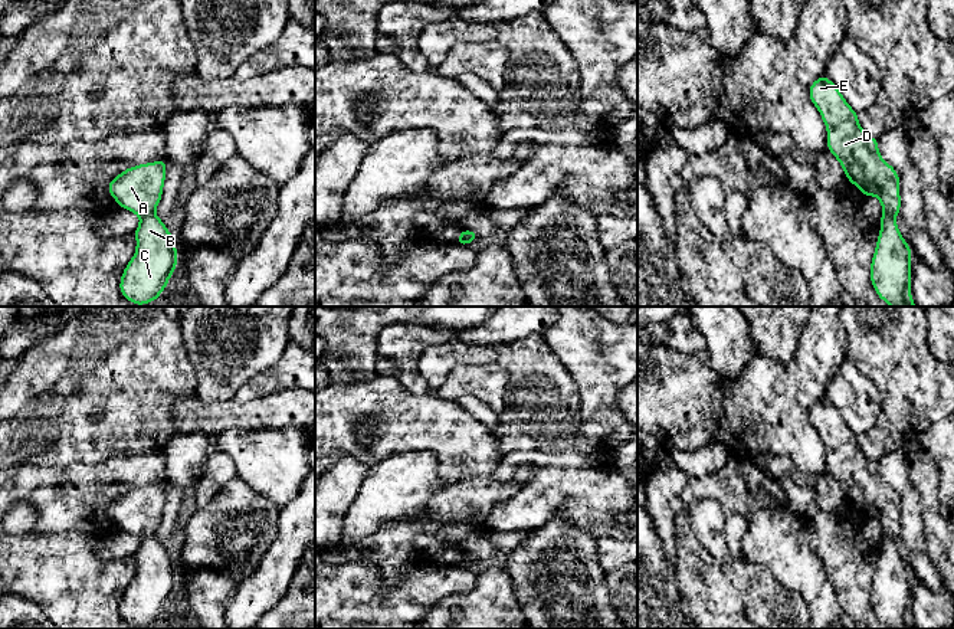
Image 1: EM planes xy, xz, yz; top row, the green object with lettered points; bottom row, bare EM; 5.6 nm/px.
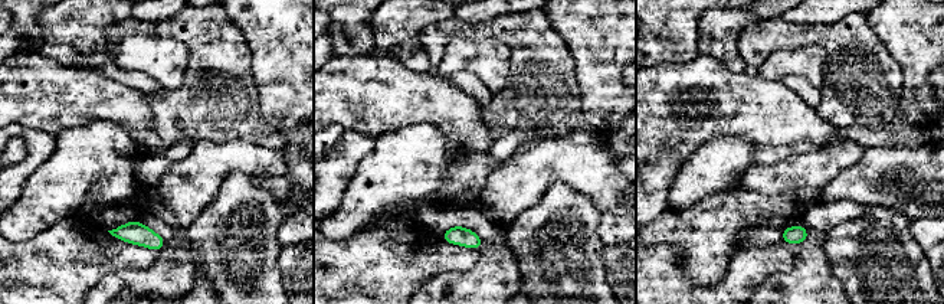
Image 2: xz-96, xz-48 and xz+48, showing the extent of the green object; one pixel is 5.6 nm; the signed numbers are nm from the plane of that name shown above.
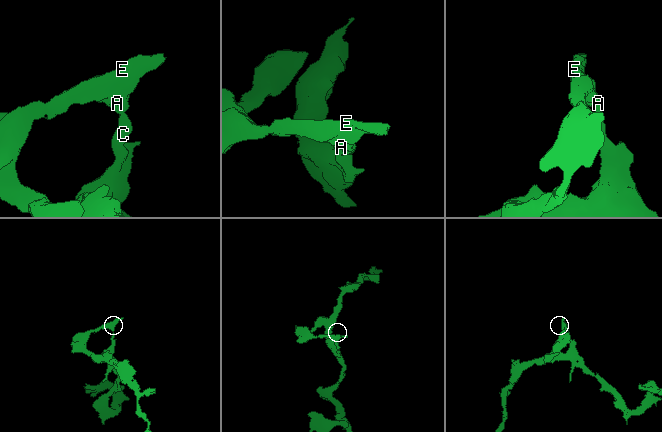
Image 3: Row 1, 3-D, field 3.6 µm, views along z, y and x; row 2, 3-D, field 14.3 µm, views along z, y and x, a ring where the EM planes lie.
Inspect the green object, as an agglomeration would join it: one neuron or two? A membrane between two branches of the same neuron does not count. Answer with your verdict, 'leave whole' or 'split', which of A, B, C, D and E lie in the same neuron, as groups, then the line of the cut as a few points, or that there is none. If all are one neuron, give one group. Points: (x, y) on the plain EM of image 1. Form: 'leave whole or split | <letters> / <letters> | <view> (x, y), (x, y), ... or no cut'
split | A D E / B C | xy (153, 534), (141, 540)

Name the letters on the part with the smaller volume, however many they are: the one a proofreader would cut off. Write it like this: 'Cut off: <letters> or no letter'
Cut off: A, D, E

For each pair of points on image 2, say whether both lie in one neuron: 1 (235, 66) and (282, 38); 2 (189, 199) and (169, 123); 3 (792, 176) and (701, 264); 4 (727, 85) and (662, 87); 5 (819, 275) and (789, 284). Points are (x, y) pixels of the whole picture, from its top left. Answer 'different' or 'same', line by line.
1: different
2: different
3: same
4: same
5: same

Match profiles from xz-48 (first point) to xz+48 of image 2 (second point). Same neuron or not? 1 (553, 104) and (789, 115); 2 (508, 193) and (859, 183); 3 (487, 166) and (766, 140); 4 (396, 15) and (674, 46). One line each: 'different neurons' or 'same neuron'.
1: different neurons
2: same neuron
3: different neurons
4: different neurons

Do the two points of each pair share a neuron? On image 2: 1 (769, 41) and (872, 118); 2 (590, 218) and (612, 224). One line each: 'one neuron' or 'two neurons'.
1: one neuron
2: two neurons

